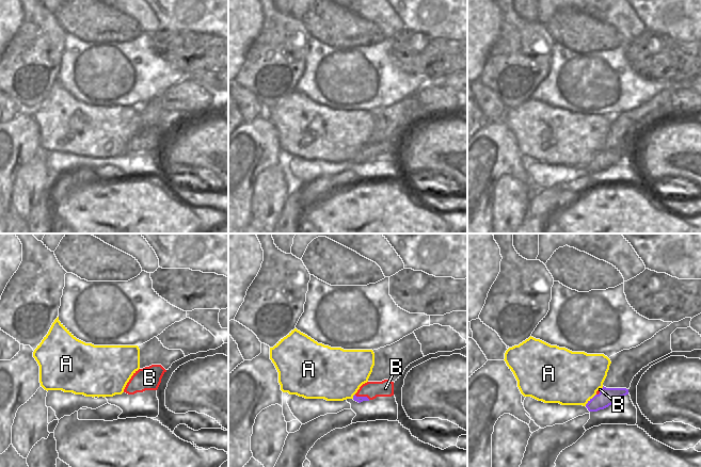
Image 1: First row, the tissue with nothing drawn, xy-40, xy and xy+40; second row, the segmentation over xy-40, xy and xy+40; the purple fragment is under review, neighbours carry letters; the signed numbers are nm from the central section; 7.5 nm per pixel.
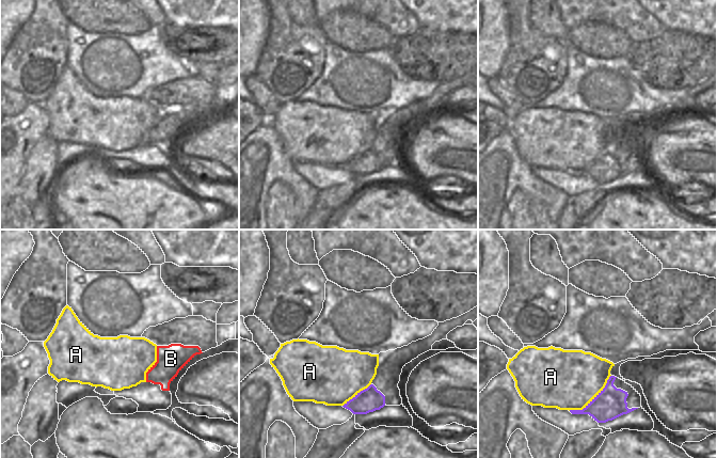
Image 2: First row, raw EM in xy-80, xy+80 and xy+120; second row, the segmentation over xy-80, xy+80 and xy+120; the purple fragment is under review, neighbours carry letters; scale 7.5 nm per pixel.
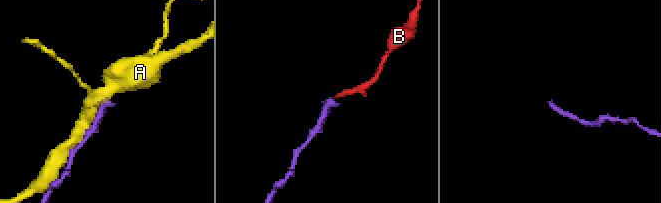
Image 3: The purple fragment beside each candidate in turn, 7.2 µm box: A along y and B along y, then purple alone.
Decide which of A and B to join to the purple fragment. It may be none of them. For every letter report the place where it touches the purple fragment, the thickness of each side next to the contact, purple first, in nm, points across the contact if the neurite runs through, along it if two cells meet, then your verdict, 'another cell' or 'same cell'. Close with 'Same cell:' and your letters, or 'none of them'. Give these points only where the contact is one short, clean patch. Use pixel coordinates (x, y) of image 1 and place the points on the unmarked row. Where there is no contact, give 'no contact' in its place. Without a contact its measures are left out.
A: meets purple in xy+40 at (590, 161); 130 nm thick on the purple side, 400 nm on the other; another cell
B: meets purple in xy at (362, 158); 50 nm thick on the purple side, 130 nm on the other; same cell
Same cell: B

